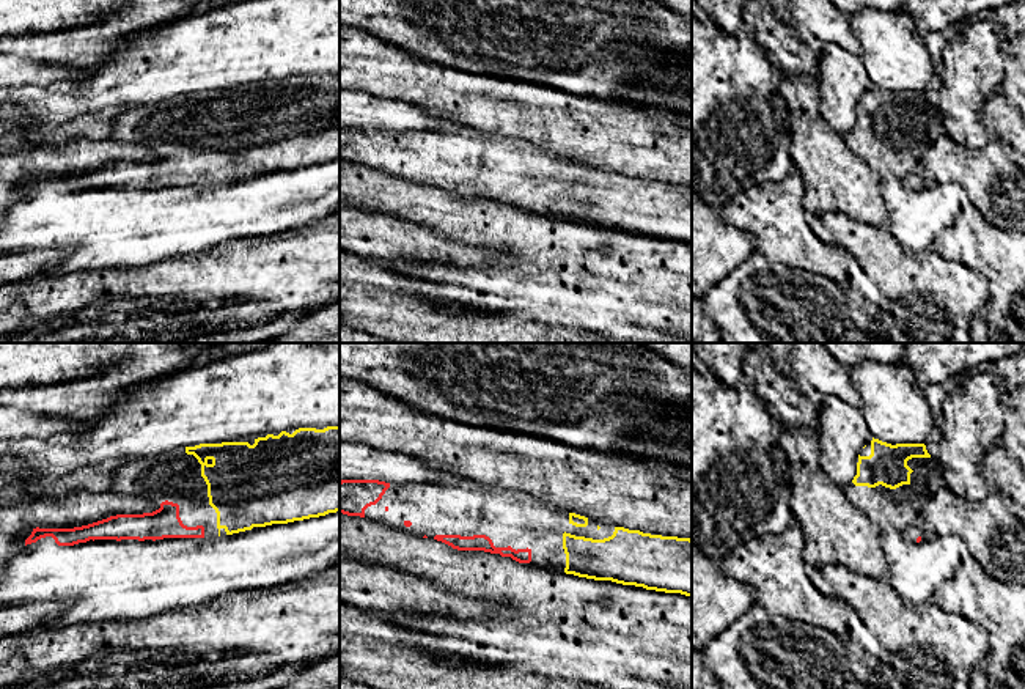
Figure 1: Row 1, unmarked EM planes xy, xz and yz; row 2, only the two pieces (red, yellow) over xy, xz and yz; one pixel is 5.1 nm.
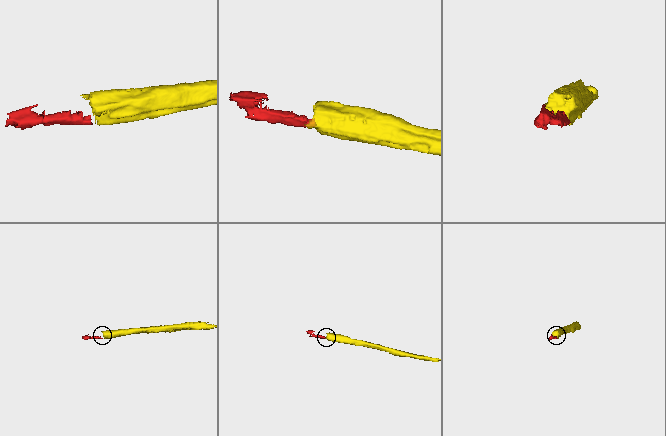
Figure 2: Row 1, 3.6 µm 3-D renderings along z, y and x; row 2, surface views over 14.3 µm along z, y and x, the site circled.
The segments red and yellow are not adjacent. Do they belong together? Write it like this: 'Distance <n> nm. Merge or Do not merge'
Distance 70 nm. Merge

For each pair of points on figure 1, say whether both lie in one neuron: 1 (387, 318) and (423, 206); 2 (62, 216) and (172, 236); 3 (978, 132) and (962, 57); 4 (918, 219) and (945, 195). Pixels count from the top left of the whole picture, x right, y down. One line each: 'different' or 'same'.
1: different
2: same
3: same
4: same

